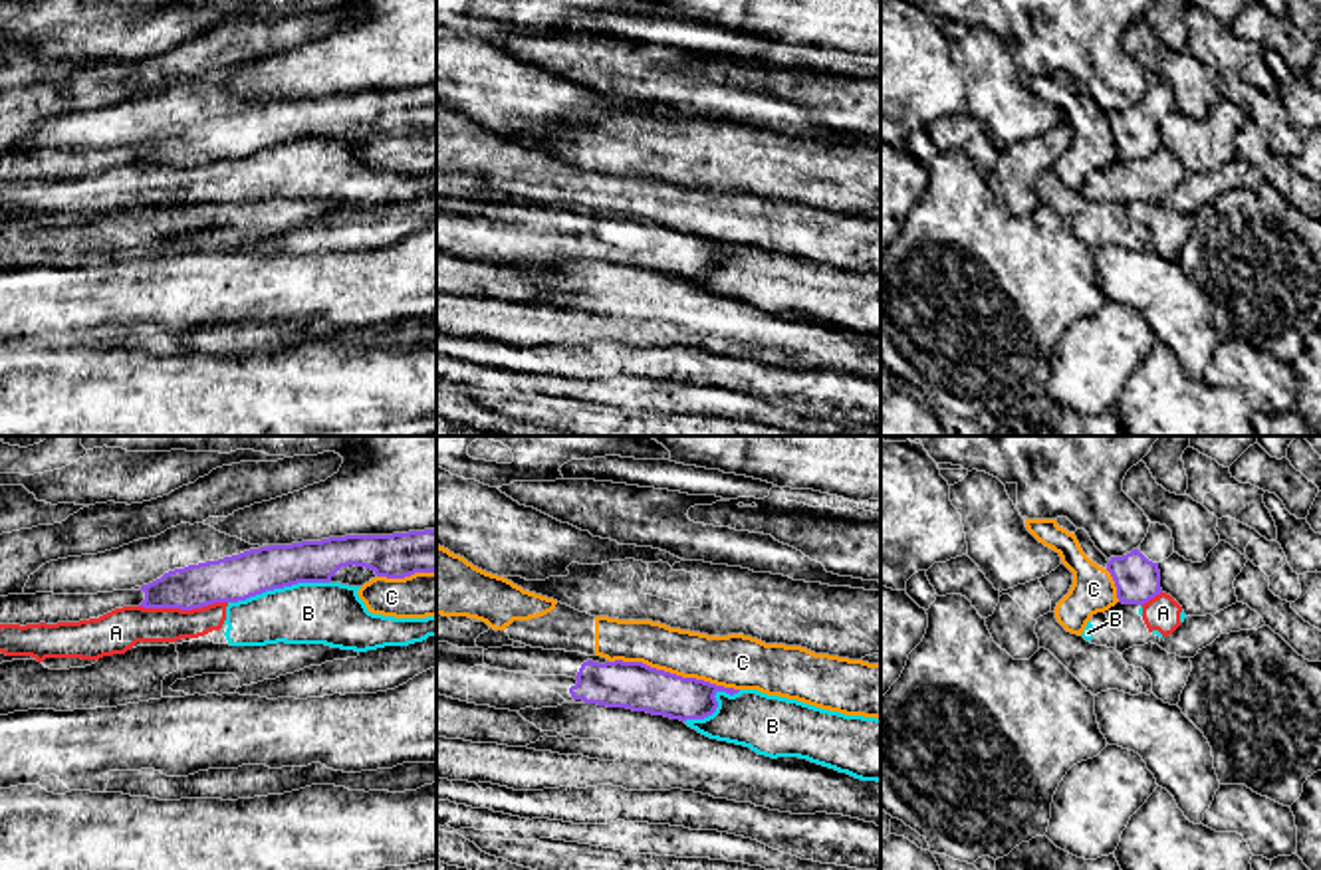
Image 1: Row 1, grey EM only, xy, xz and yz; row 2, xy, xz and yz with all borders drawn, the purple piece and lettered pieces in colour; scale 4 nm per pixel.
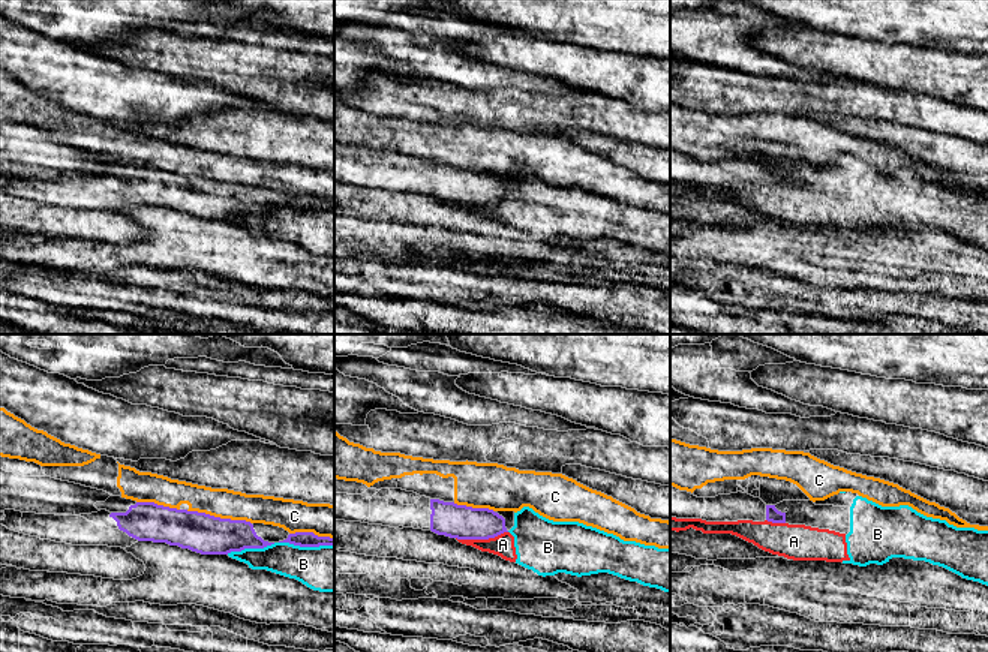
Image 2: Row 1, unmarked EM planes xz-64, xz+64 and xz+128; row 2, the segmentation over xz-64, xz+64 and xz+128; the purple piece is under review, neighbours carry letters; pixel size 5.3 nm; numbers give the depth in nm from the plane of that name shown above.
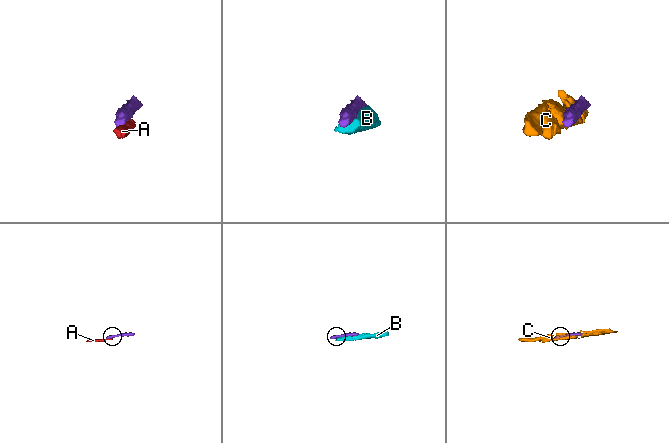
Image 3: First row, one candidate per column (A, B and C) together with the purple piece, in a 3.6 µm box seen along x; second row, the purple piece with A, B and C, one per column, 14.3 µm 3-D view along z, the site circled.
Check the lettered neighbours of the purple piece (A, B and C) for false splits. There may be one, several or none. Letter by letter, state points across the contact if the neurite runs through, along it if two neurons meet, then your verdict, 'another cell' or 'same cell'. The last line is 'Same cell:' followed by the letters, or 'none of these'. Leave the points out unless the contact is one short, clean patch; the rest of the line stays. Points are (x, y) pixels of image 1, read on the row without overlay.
A: border xy (227, 157), (191, 165), (139, 163); another cell
B: another cell
C: another cell
Same cell: none of these

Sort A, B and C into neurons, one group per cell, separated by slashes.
A B / C

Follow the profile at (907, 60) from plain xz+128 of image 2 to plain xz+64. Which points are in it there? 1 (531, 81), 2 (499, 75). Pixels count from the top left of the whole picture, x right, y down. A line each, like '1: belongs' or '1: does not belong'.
1: does not belong
2: does not belong

